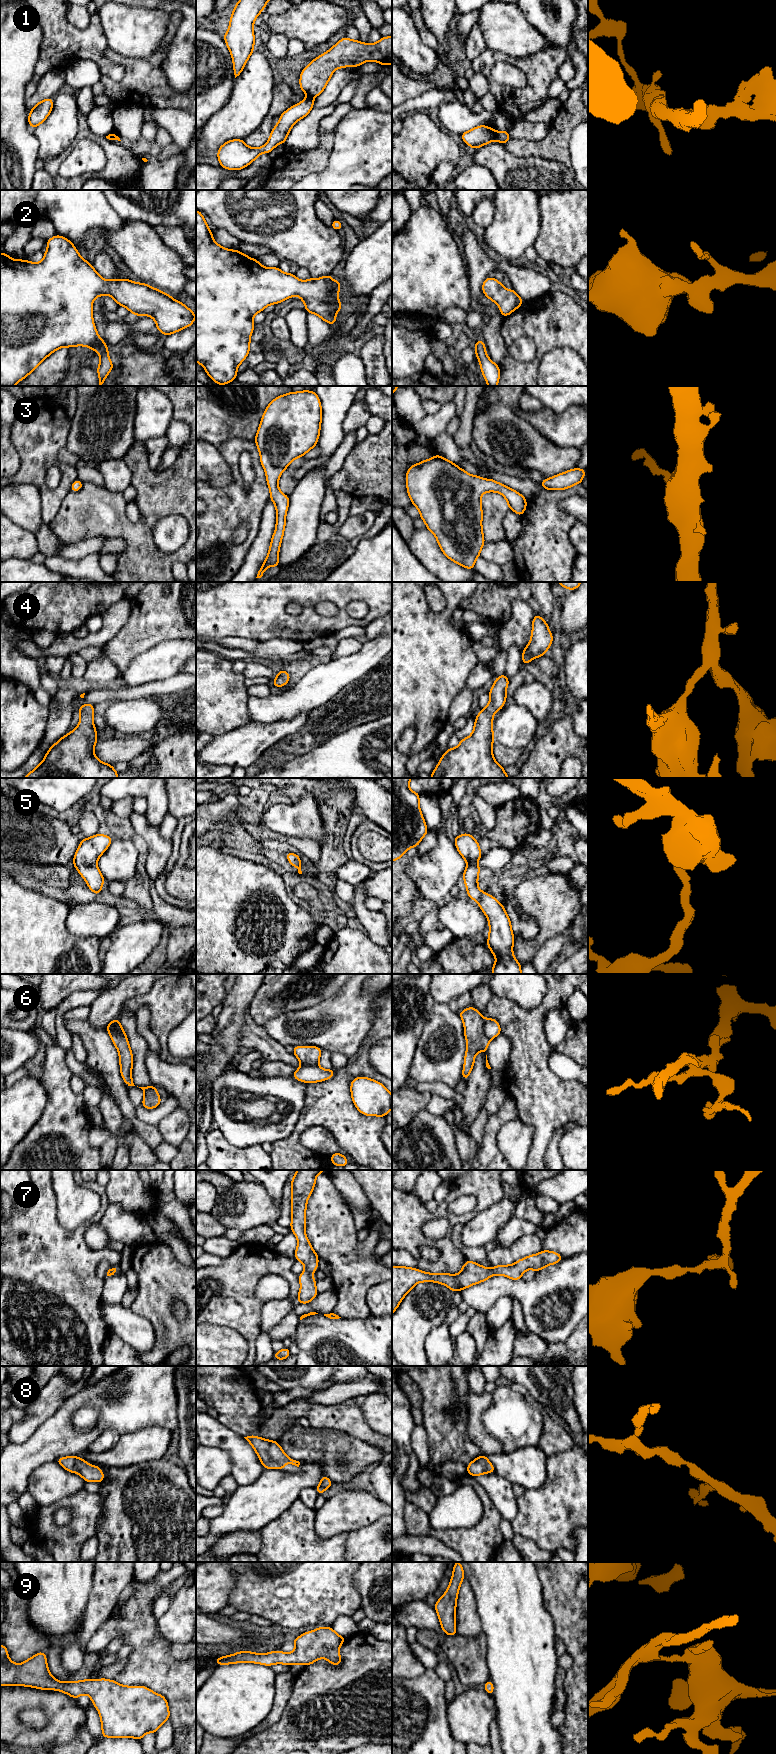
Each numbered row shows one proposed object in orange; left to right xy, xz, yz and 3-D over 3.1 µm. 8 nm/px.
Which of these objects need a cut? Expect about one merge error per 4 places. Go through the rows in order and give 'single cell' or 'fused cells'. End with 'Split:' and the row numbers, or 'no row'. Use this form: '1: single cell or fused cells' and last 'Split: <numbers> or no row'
1: fused cells
2: single cell
3: single cell
4: single cell
5: single cell
6: fused cells
7: single cell
8: single cell
9: single cell
Split: 1, 6

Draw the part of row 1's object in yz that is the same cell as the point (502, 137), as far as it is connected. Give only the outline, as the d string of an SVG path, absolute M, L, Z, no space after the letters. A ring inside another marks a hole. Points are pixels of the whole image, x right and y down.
M509 131L496 132L495 140L504 145L506 142L510 140Z

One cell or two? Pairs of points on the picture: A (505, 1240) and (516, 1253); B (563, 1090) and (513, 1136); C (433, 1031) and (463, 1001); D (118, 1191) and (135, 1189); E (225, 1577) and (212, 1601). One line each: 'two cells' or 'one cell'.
A: two cells
B: two cells
C: two cells
D: one cell
E: one cell

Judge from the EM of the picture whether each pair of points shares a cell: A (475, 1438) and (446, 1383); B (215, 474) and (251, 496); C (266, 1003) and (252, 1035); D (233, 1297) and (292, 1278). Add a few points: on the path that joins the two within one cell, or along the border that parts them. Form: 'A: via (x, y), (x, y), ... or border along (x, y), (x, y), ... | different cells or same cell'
A: border along (467, 1399), (467, 1436), (476, 1445) | different cells
B: border along (225, 460), (231, 481), (225, 486), (206, 484) | different cells
C: border along (248, 1012), (250, 1017), (262, 1026) | different cells
D: via (247, 1282), (261, 1268), (277, 1268) | same cell

